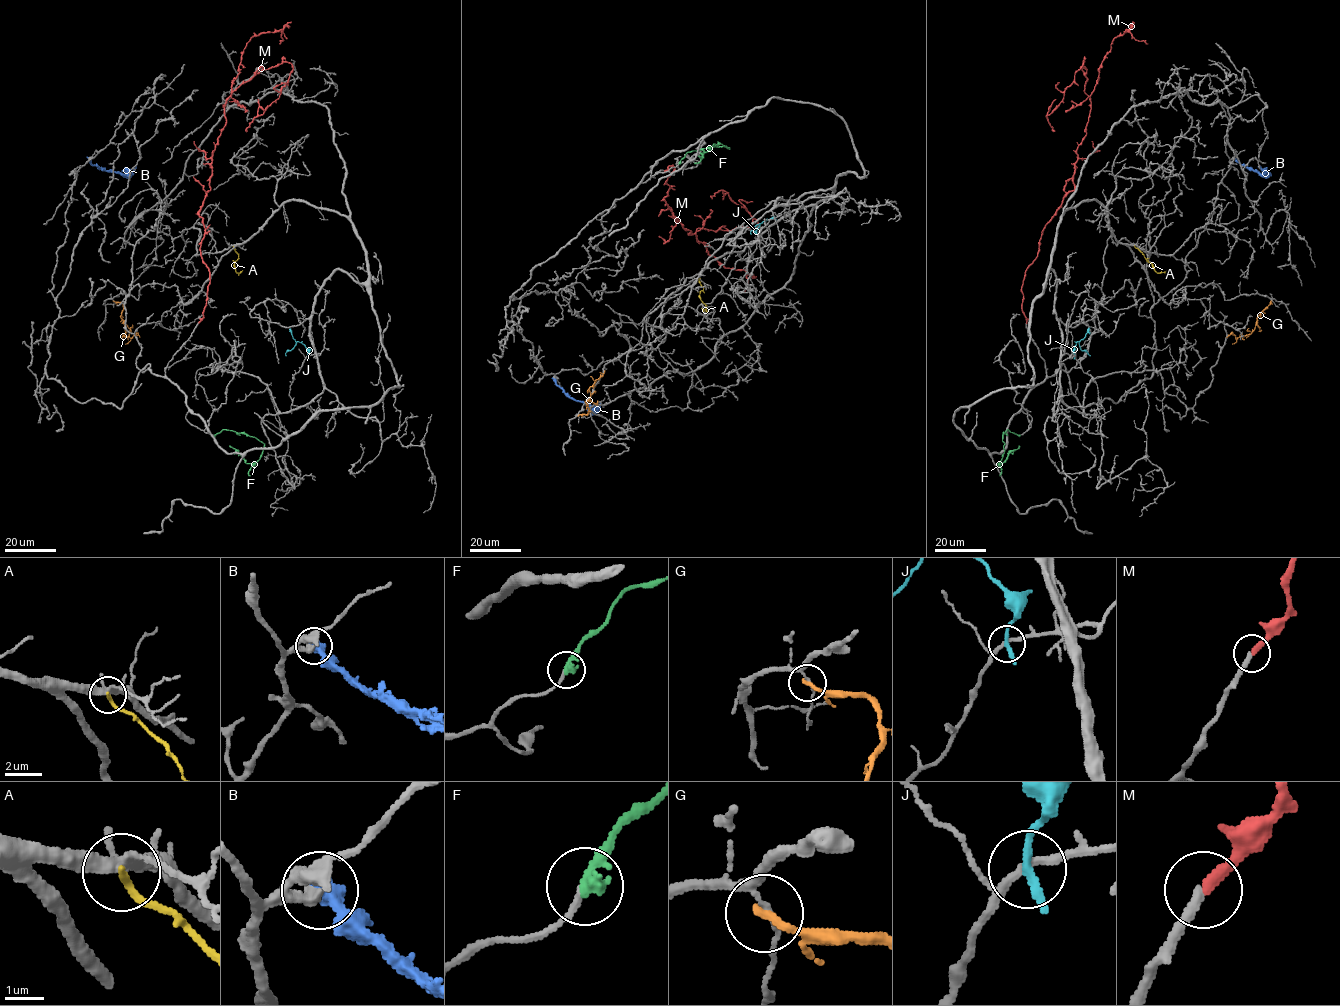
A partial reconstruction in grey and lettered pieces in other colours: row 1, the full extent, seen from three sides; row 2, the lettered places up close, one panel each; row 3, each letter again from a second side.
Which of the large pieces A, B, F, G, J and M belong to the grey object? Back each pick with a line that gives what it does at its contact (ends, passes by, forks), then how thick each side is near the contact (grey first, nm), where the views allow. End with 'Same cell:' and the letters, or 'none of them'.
F: it ends | 170/320 nm
M: it ends | 280/280 nm
Same cell: F, M

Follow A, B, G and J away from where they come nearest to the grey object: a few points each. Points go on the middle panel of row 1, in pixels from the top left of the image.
A: (699, 278), (703, 288), (699, 294), (706, 307), (703, 311)
B: (553, 378), (570, 397), (593, 406), (601, 402)
G: (578, 415), (587, 413), (586, 401), (589, 399), (589, 388), (605, 370)
J: (772, 218), (757, 224), (751, 234)

